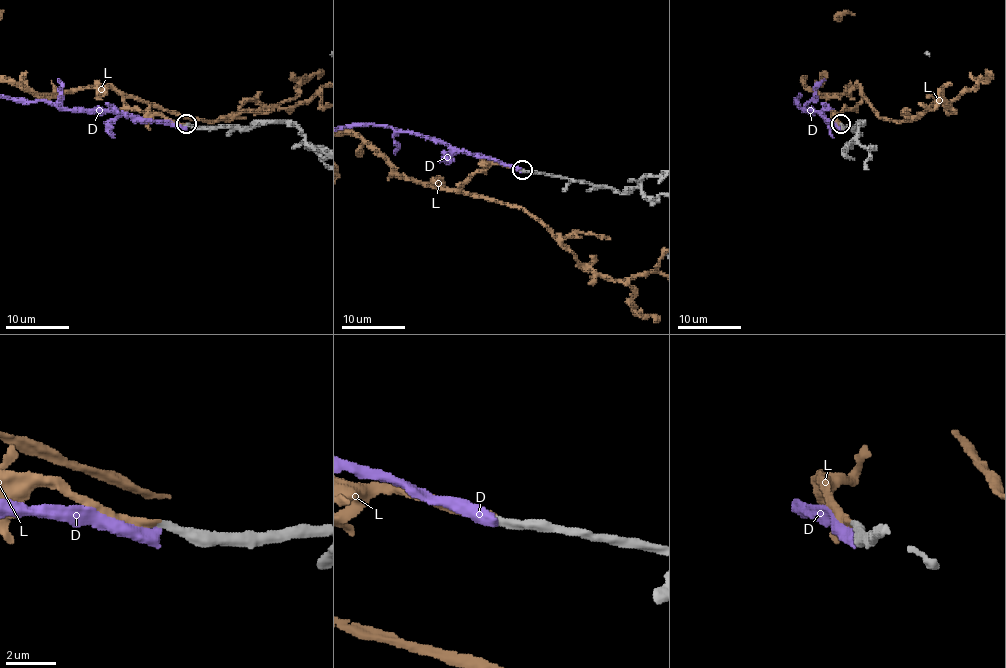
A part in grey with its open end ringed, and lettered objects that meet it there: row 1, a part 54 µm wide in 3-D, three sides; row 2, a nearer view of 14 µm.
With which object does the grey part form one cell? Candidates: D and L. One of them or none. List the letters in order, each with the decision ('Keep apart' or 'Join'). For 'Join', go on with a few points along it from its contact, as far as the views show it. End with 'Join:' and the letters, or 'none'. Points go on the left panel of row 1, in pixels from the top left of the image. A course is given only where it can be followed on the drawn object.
D: Keep apart
L: Join
Join: L

